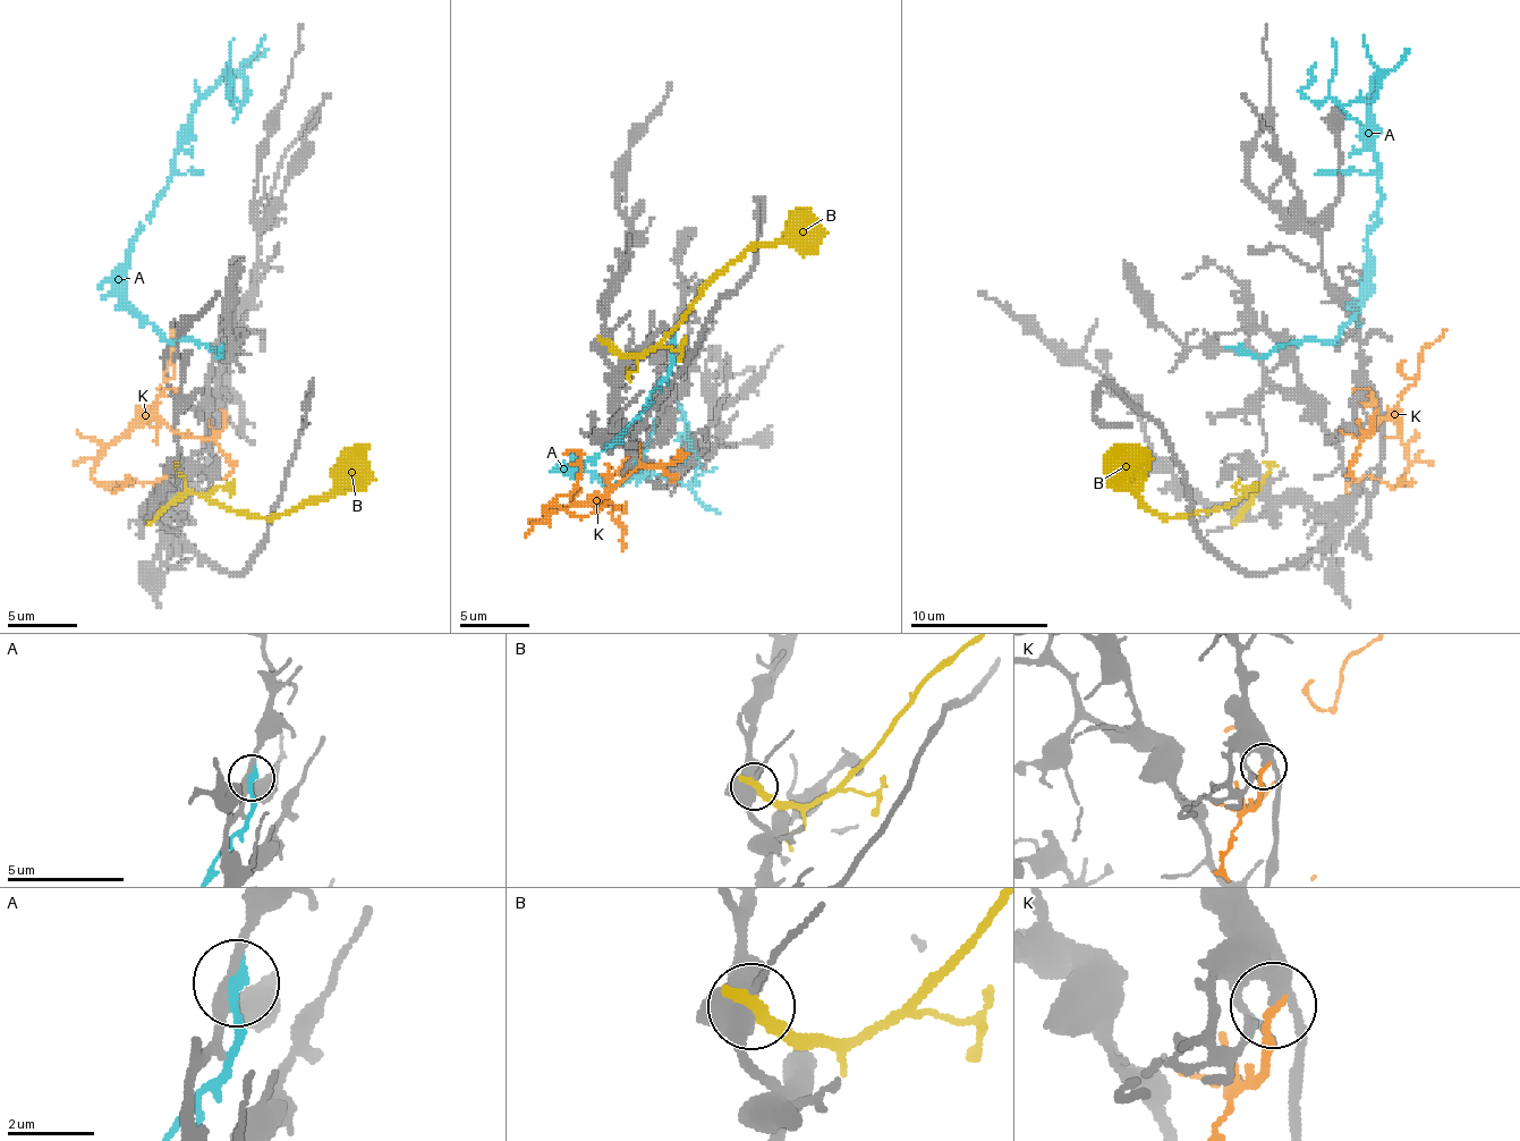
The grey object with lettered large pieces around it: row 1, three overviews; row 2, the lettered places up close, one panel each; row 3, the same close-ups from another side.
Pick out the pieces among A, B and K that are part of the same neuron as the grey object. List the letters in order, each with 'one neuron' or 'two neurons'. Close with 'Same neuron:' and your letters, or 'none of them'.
A: two neurons
B: two neurons
K: two neurons
Same neuron: none of them

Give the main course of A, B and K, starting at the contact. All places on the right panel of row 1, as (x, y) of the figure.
A: (1242, 351), (1332, 340), (1367, 278), (1381, 84), (1370, 101), (1312, 101), (1315, 62)
B: (1239, 517), (1249, 504), (1249, 492), (1214, 510), (1177, 517), (1152, 514), (1138, 500), (1138, 465), (1118, 445)
K: (1374, 413), (1360, 437), (1391, 420), (1404, 475), (1394, 489), (1353, 479), (1350, 492)

